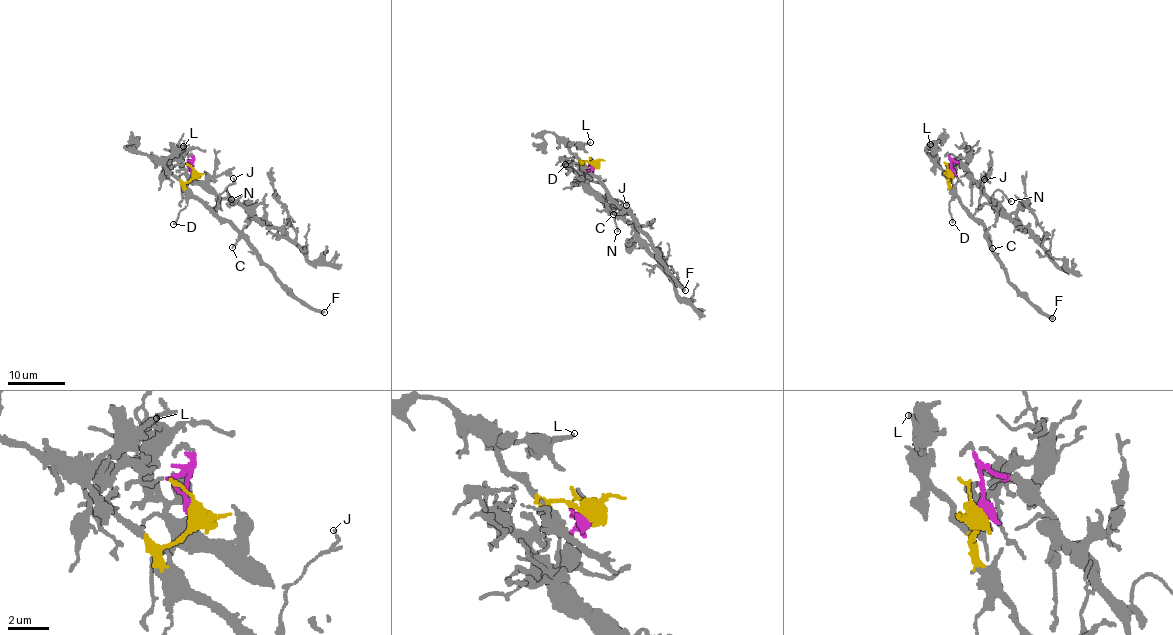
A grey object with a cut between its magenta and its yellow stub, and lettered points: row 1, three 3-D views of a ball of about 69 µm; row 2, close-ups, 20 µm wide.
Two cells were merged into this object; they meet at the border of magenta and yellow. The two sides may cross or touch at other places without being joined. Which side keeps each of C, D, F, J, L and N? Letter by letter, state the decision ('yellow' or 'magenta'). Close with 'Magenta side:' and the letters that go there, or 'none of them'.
C: yellow
D: yellow
F: yellow
J: yellow
L: yellow
N: magenta
Magenta side: N

